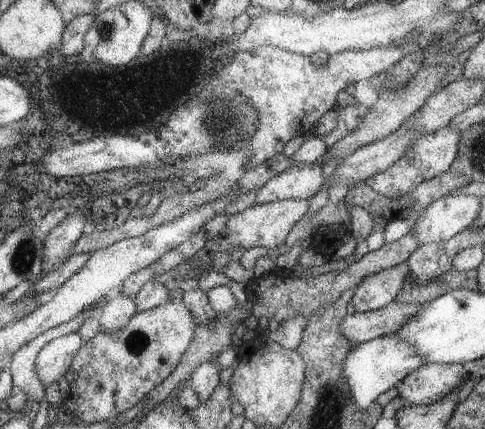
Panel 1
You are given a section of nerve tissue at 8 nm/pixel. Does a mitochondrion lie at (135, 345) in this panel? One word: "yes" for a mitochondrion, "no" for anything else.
yes

